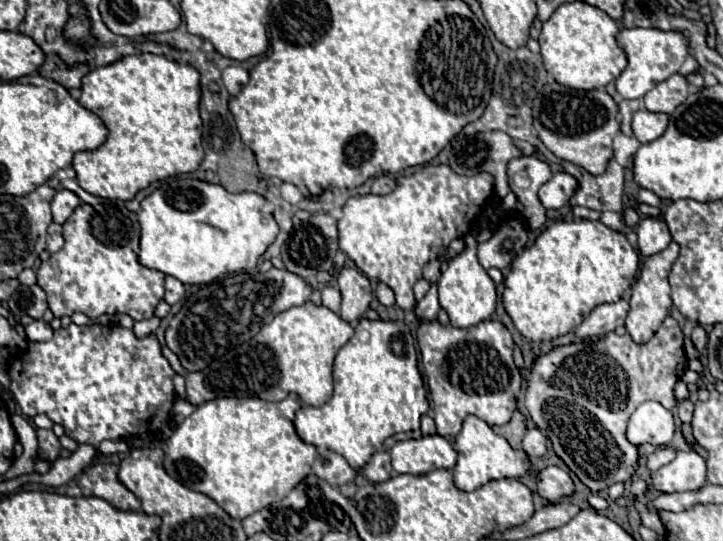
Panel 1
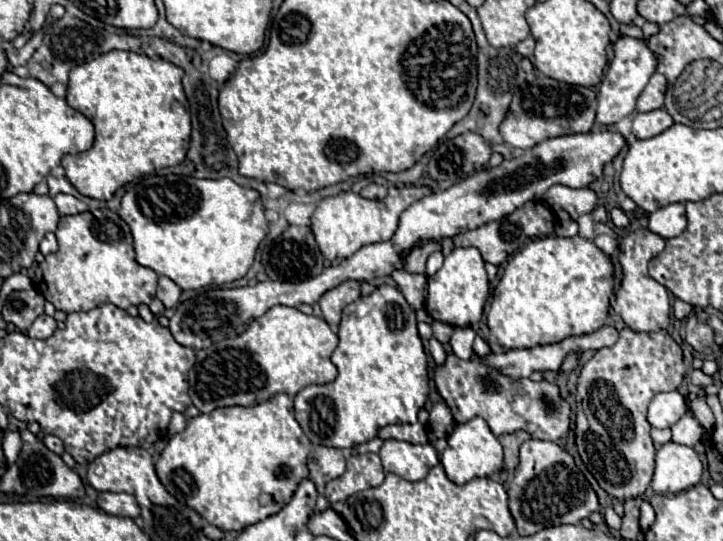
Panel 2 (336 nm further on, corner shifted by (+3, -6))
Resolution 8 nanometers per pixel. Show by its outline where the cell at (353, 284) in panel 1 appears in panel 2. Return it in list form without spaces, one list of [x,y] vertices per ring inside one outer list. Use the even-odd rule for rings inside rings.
[[[347,280],[331,290],[327,290],[327,294],[323,294],[323,298],[319,298],[319,306],[323,312],[323,318],[327,320],[329,326],[337,326],[341,322],[341,310],[355,302],[361,296],[359,290],[359,282],[357,280]]]

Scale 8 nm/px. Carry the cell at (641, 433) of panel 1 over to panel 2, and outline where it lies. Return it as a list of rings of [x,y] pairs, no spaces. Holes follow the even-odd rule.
[[[661,392],[649,404],[647,420],[655,428],[671,428],[687,412],[687,400],[681,392]]]

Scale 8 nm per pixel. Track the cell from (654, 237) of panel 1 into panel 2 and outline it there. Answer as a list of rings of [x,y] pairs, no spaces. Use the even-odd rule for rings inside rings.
[[[677,202],[671,206],[663,206],[657,212],[649,214],[647,228],[663,238],[679,236],[687,228],[687,216],[685,216],[685,204]]]

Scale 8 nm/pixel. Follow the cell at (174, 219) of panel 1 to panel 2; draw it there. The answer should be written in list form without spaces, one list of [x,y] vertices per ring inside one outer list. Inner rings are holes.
[[[153,172],[135,180],[121,198],[119,216],[129,224],[135,244],[135,260],[161,276],[171,278],[182,290],[222,287],[247,274],[259,242],[267,234],[261,196],[253,188],[243,188],[231,178],[199,180],[177,174]]]

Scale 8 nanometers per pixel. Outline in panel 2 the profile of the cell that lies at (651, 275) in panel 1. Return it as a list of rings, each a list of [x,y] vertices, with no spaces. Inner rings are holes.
[[[639,228],[629,232],[623,240],[621,240],[621,252],[619,252],[619,264],[623,270],[623,278],[621,278],[621,286],[615,294],[615,306],[613,310],[623,318],[623,322],[635,330],[635,332],[651,332],[651,330],[663,330],[669,324],[669,296],[667,296],[667,288],[661,286],[657,280],[653,280],[647,274],[647,264],[653,256],[657,256],[663,248],[665,248],[665,240],[647,230],[647,228]]]

